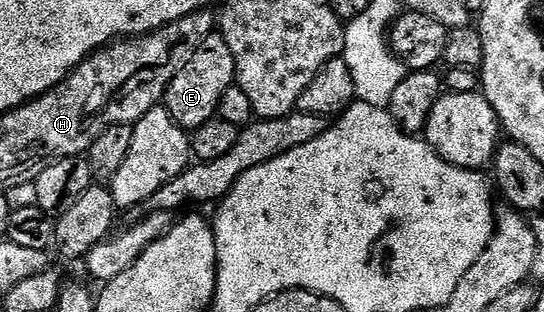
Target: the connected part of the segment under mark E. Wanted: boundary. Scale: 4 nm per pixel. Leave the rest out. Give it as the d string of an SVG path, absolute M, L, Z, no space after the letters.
M212 34L193 50L193 58L177 70L177 74L169 82L165 97L167 112L183 127L194 130L217 116L221 94L235 84L235 59L229 50L229 42L218 34Z

